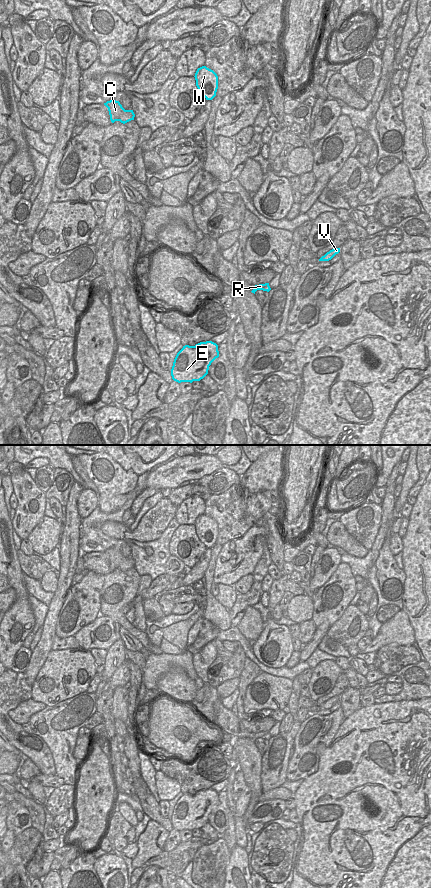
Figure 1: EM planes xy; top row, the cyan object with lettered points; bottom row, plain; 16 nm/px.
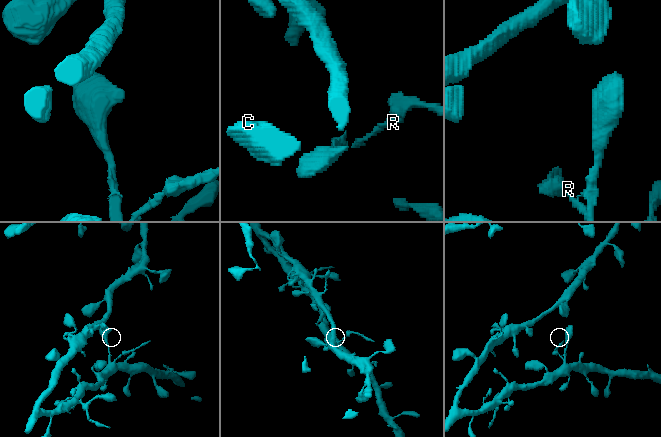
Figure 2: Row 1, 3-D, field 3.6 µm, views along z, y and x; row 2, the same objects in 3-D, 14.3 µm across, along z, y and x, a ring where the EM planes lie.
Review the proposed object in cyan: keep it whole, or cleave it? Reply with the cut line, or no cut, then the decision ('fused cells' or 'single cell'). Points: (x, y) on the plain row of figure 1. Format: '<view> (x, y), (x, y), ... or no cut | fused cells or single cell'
xy (253, 737), (255, 739) | fused cells

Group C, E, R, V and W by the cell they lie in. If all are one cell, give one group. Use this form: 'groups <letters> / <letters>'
groups C E W / R V

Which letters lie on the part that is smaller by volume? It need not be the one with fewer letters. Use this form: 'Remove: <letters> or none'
Remove: R, V

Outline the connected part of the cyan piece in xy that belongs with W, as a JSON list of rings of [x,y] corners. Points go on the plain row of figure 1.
[[[202,514],[197,517],[194,525],[199,540],[206,548],[212,548],[216,544],[218,537],[217,522],[206,514]]]

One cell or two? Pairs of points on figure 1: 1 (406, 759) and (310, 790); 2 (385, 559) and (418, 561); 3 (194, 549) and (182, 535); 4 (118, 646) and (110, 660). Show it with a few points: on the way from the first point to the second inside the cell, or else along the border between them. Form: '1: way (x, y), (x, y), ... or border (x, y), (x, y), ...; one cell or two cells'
1: way (382, 780), (372, 790), (334, 790); one cell
2: border (403, 569), (405, 582), (402, 593); two cells
3: way (192, 545), (186, 539); one cell
4: way (116, 649), (116, 654), (113, 657); one cell

